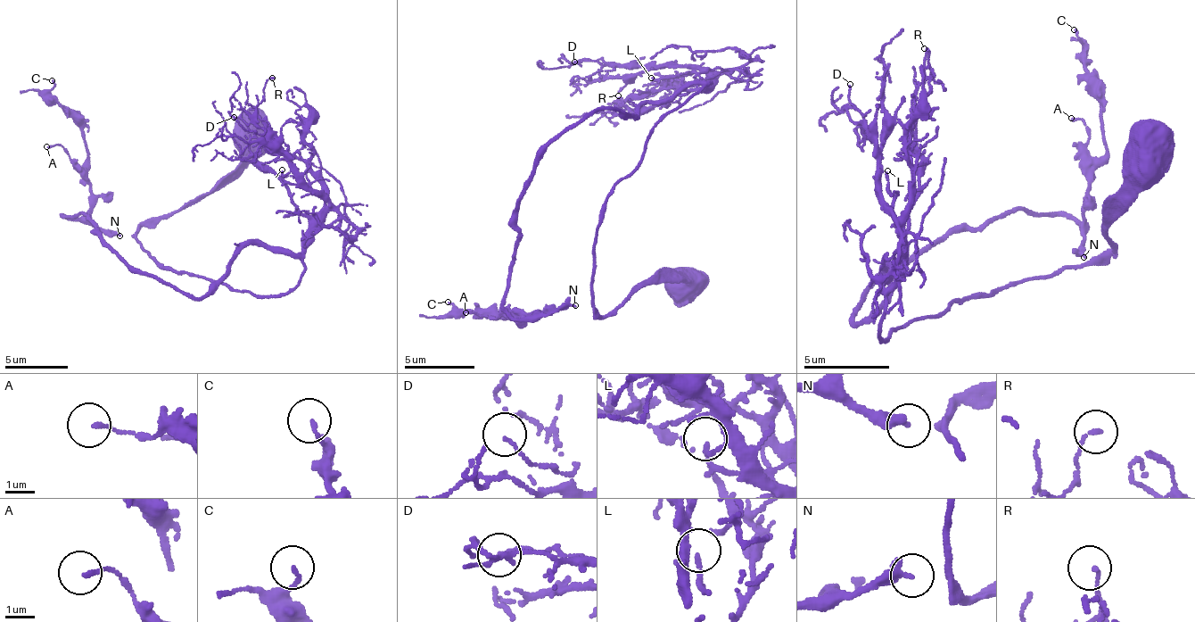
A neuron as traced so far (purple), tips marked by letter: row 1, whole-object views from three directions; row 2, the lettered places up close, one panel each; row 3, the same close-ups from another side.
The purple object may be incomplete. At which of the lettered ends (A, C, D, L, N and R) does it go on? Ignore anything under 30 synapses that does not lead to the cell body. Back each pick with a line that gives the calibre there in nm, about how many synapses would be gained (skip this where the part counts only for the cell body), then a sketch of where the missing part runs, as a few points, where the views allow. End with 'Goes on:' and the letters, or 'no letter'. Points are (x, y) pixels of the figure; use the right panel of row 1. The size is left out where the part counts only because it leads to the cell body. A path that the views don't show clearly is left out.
N: 180 nm thick; about 50 synapses; missing branch runs (1083, 257), (1088, 256), (1091, 283), (1072, 302), (1052, 306), (1041, 288), (1057, 240)
Goes on: N

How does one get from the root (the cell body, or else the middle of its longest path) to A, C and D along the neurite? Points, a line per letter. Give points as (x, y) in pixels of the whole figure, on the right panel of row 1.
A: (1149, 152), (1101, 220), (1116, 250), (883, 341), (885, 266), (851, 321), (955, 231), (1083, 223), (1071, 118)
C: (1149, 152), (1116, 250), (883, 341), (885, 266), (851, 321), (955, 231), (1083, 223), (1105, 130), (1074, 29)
D: (1149, 152), (1101, 220), (1116, 250), (976, 291), (883, 341), (903, 226), (850, 84)

